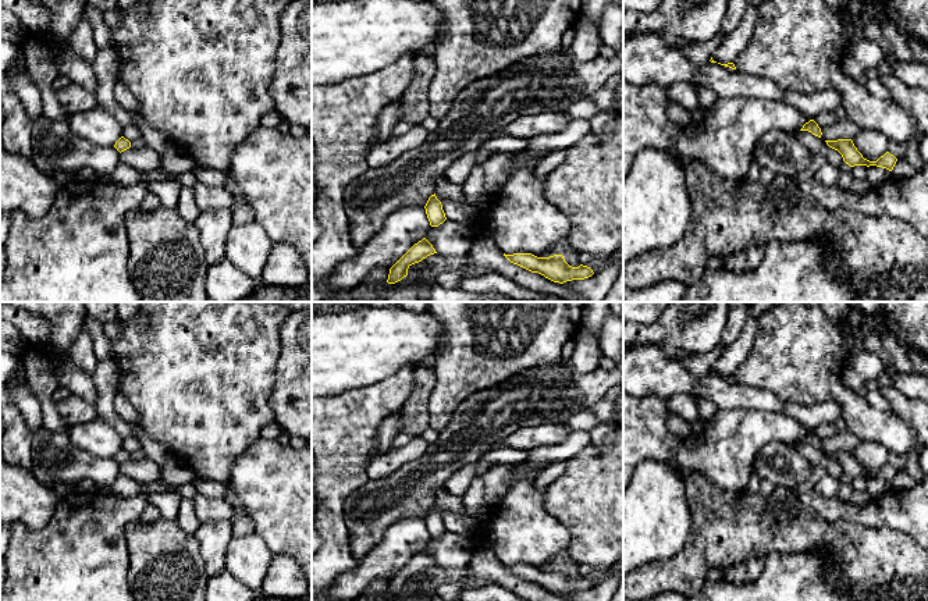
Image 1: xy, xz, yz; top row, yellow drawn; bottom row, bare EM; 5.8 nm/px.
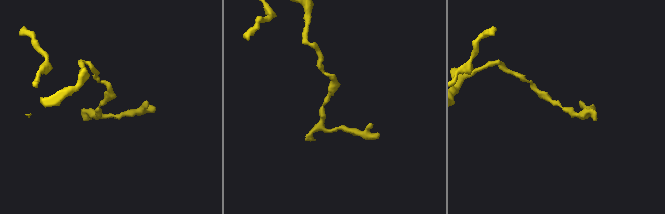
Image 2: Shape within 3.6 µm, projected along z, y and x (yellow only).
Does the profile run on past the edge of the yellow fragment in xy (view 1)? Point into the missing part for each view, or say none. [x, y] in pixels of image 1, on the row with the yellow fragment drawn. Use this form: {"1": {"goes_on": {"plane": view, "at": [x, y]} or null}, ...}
{"1": {"goes_on": null}}

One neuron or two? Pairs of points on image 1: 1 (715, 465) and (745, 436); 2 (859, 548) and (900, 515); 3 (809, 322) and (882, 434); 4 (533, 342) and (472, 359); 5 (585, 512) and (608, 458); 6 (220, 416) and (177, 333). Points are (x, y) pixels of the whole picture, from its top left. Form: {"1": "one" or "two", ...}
{"1": "one", "2": "two", "3": "one", "4": "one", "5": "one", "6": "one"}

